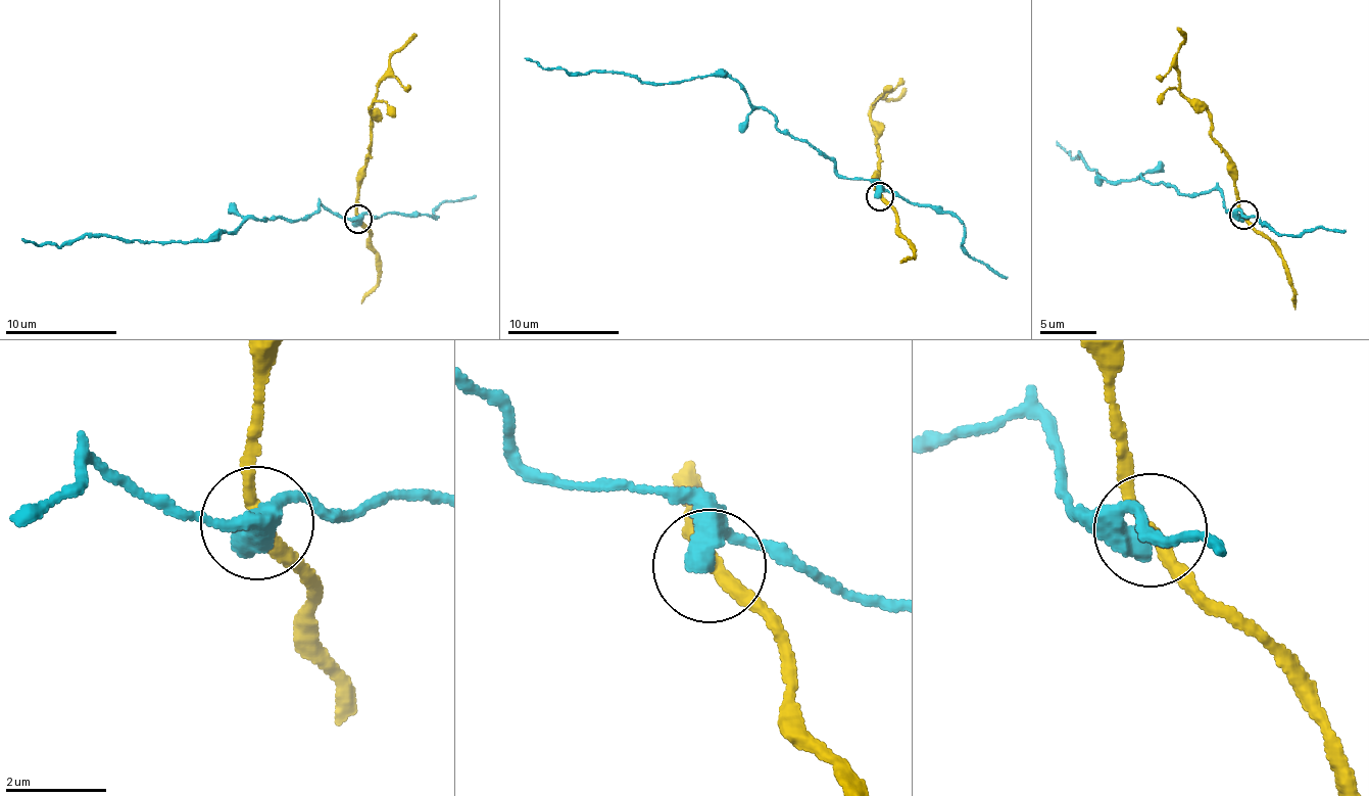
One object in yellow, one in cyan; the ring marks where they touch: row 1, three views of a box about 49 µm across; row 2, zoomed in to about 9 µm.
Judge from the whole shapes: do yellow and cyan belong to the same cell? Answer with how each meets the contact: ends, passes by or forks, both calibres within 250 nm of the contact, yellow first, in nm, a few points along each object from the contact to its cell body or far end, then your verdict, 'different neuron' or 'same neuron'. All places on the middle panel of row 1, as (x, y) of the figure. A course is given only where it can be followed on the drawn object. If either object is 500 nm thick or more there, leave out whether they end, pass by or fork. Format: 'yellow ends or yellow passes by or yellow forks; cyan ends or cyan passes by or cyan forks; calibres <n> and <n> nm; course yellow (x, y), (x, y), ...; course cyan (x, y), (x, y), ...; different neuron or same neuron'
calibres 240 and 550 nm; course yellow (880, 195), (874, 178), (879, 147), (871, 112), (873, 102), (882, 96), (896, 97), (903, 87); course cyan (880, 195), (784, 135), (731, 79), (646, 85), (543, 69), (525, 57); different neuron

